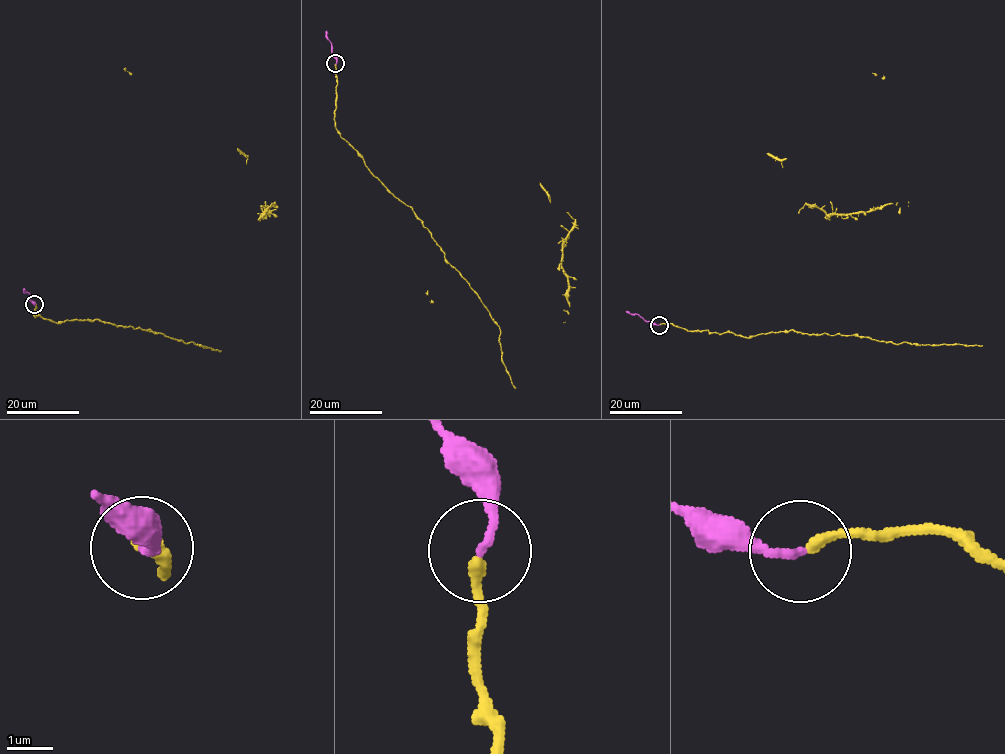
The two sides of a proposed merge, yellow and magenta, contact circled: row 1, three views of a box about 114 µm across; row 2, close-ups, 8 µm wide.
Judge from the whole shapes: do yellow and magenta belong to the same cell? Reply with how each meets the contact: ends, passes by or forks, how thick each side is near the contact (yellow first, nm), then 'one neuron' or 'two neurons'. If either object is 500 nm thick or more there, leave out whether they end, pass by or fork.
yellow ends there; magenta ends there; 240 nm thick on the yellow side, 190 nm on the other; one neuron

